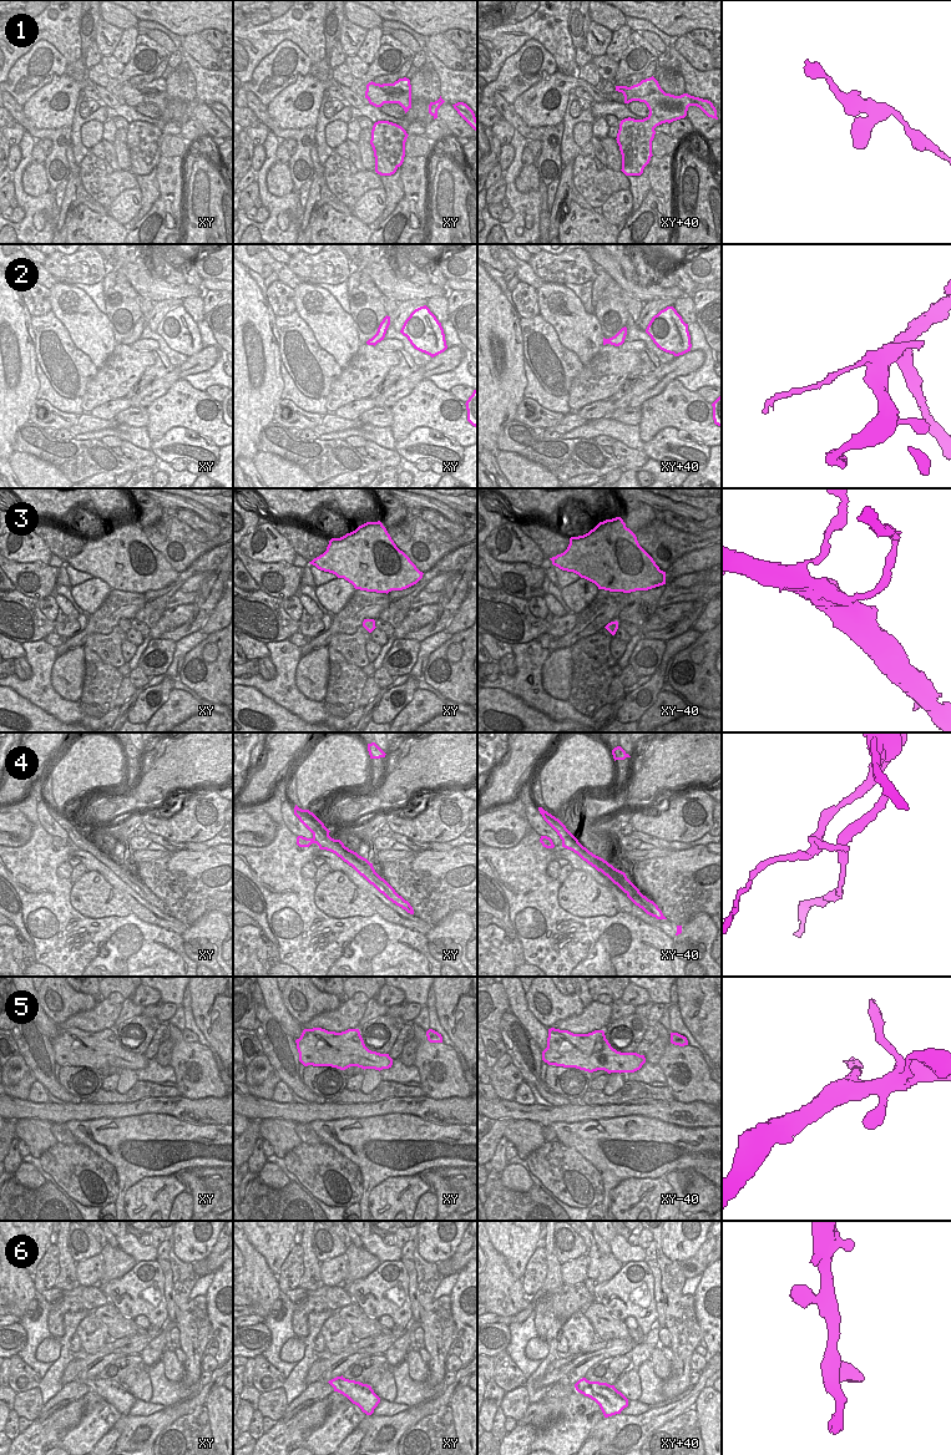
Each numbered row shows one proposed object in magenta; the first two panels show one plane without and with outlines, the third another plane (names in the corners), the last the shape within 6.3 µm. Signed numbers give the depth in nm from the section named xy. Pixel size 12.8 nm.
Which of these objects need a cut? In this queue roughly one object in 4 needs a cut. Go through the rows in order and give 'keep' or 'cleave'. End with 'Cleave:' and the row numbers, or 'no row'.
1: keep
2: cleave
3: keep
4: cleave
5: keep
6: keep
Cleave: 2, 4

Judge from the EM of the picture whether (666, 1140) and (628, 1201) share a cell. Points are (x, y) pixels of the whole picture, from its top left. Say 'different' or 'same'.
different

